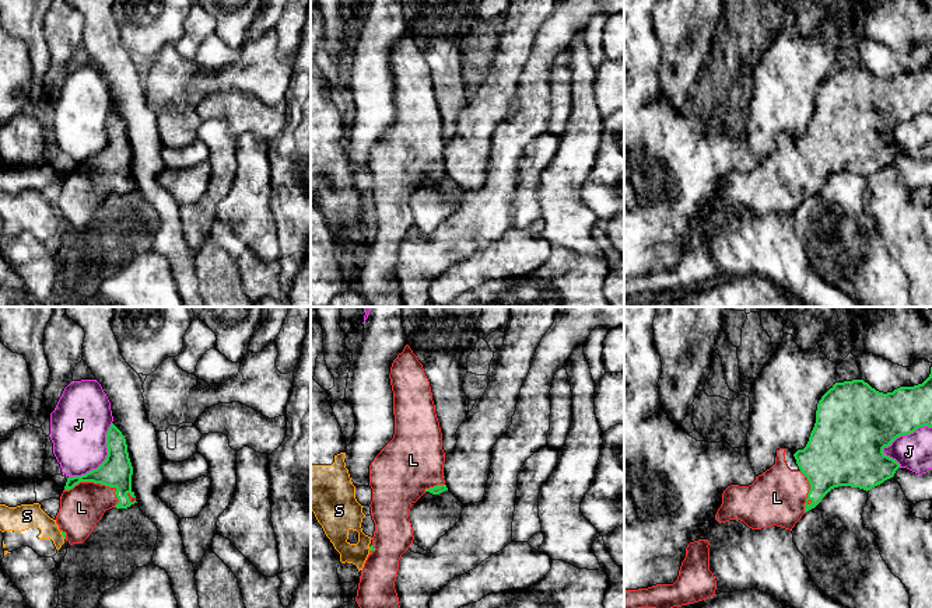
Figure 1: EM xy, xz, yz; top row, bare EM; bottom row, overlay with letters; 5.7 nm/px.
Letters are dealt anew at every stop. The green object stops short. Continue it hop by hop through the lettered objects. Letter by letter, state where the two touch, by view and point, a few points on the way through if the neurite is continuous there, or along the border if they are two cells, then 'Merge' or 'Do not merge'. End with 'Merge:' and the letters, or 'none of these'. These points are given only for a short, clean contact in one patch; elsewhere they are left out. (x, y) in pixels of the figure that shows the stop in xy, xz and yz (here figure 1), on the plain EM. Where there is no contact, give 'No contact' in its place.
J: Touches green at yz (904, 121). Do not merge
L: Touches green at xy (97, 168). Merge
S: Touches green at xy (62, 220). Boundary: xy (60, 217), (65, 224). Do not merge
Merge: L

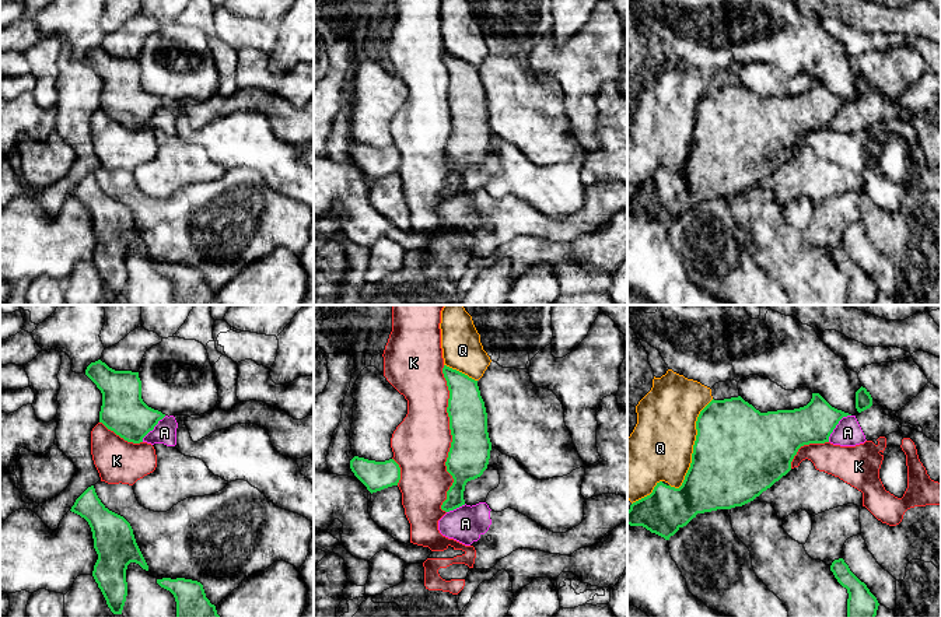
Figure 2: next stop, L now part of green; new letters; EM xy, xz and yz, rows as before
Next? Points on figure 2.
A: Touches green at yz (836, 111). Boundary: yz (850, 101), (839, 108), (828, 128). Do not merge
K: Touches green at xz (452, 126). Do not merge
Q: Touches green at yz (693, 133). Do not merge
Merge: none of these

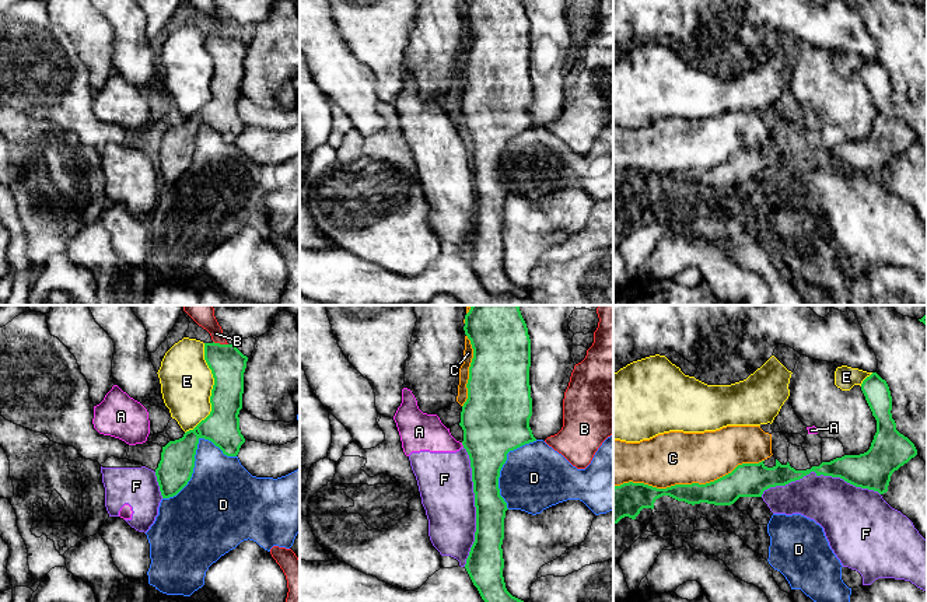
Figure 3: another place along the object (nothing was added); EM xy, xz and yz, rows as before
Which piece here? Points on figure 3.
A: Touches green at xz (462, 130). Do not merge
B: Touches green at xy (219, 30). Do not merge
C: Touches green at yz (688, 171). Do not merge
D: Touches green at xy (195, 140). Do not merge
E: Touches green at xy (212, 77). Do not merge
F: Touches green at yz (819, 161). Do not merge
Merge: none of these

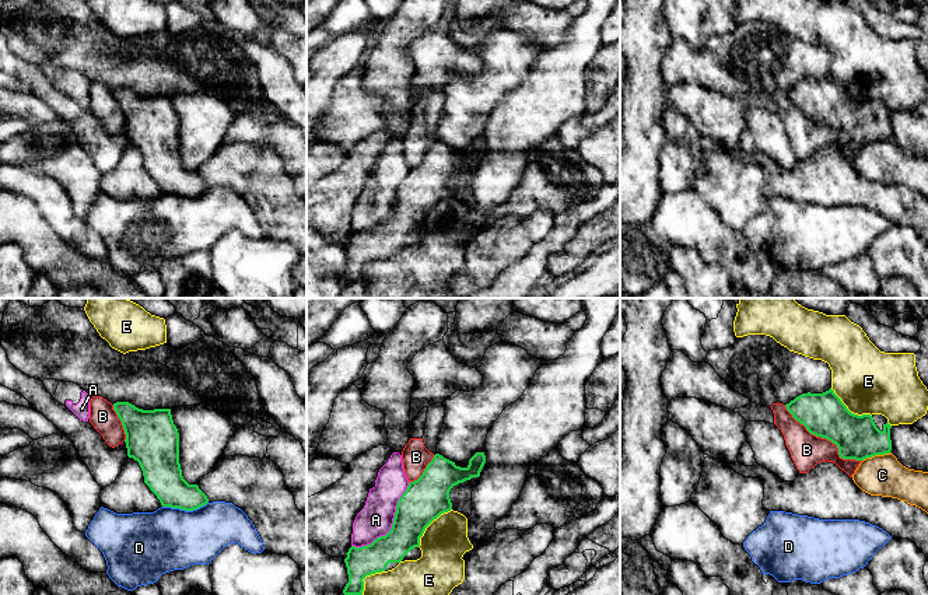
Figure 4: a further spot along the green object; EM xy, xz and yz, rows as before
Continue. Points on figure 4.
A: Touches green at xz (392, 212). Do not merge
B: Touches green at yz (825, 123). Do not merge
C: Touches green at yz (876, 140). Do not merge
D: Touches green at xy (185, 196). Do not merge
E: Touches green at xz (429, 210). Do not merge
Merge: none of these

